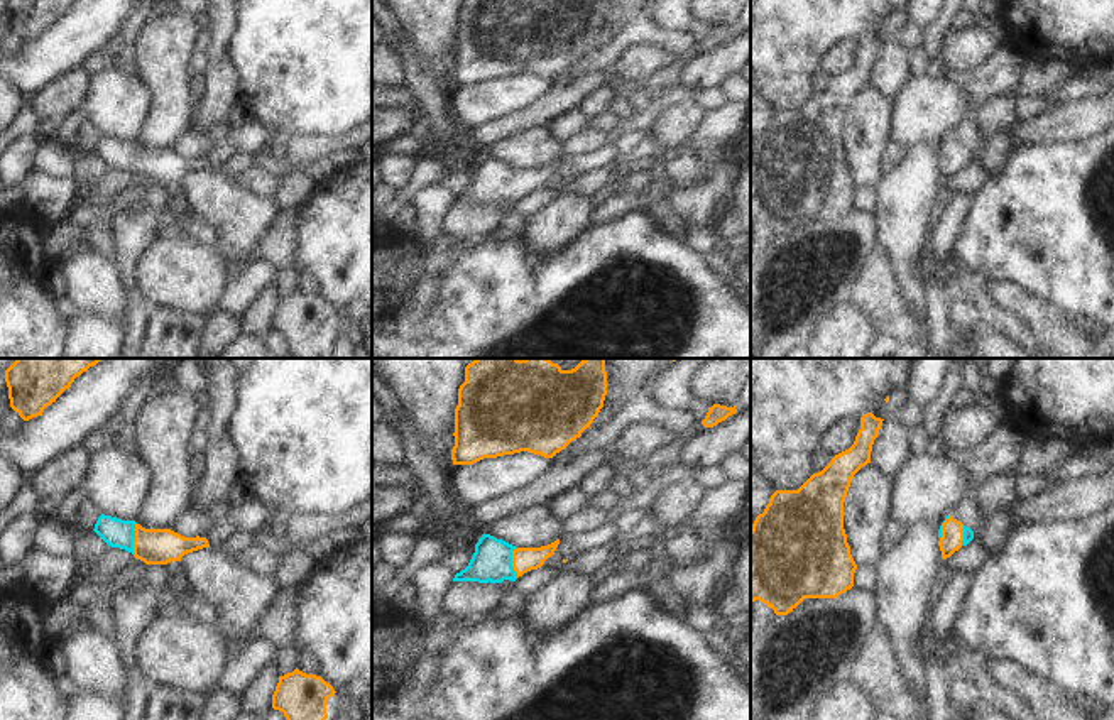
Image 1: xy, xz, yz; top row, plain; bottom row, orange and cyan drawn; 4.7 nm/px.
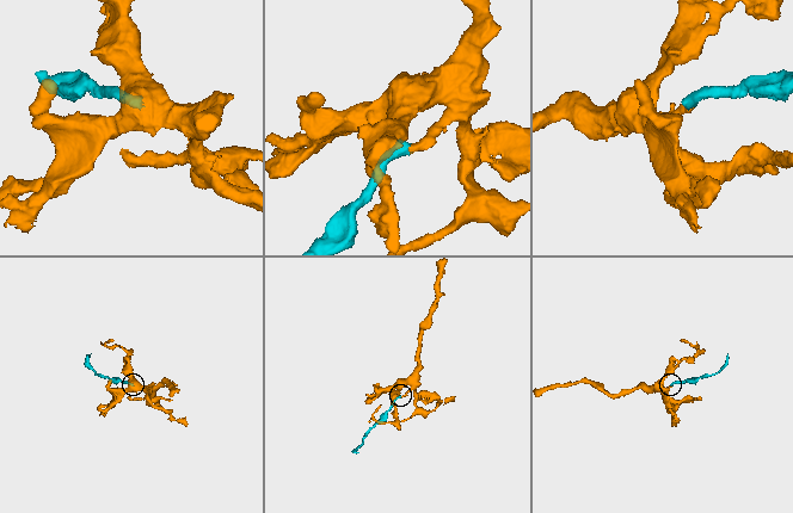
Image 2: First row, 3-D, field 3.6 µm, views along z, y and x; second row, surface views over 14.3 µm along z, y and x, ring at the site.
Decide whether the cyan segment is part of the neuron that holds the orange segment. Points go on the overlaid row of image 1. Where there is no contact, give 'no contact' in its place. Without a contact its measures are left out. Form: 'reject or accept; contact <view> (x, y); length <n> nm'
accept; contact xz (513, 563); length 140 nm

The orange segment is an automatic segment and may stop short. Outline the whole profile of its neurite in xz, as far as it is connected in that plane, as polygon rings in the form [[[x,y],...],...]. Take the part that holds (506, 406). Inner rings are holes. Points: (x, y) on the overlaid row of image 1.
[[[475,358],[465,367],[455,409],[453,465],[529,451],[553,458],[590,428],[607,395],[605,358],[563,370],[549,358]]]

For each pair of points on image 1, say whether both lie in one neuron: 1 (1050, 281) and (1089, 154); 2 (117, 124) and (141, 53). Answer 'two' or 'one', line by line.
1: one
2: two

